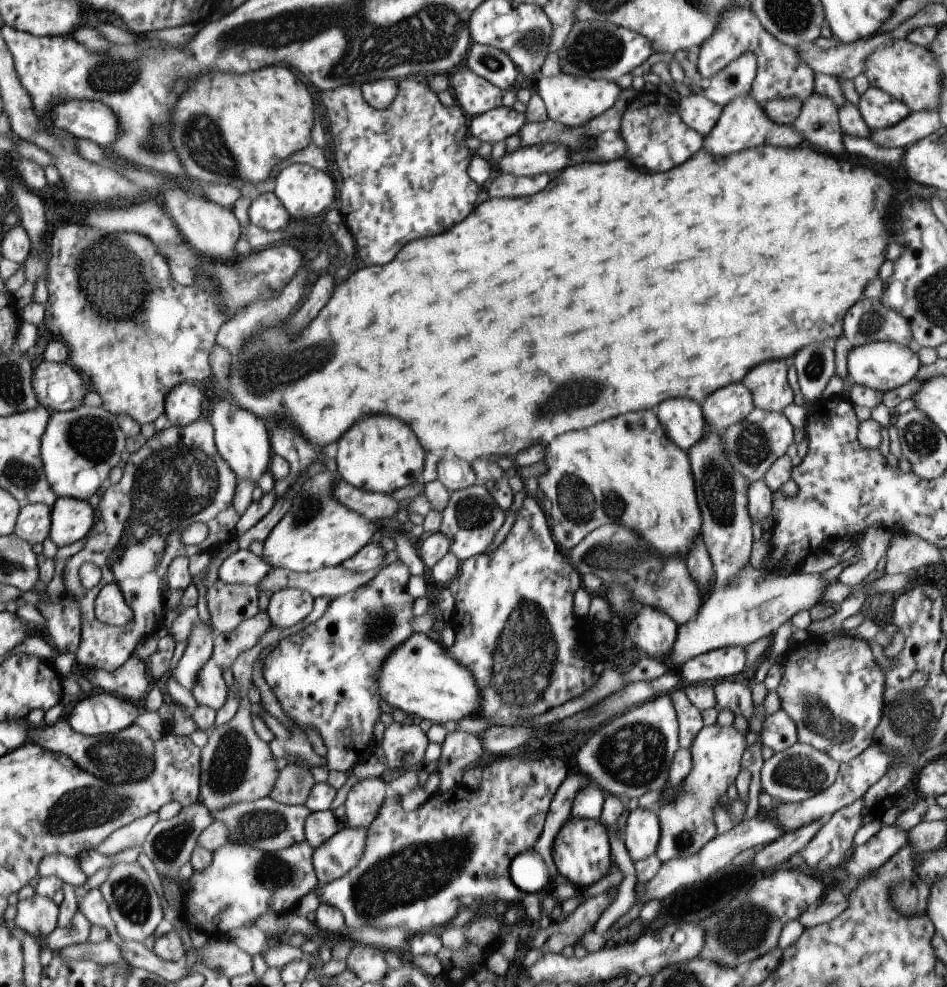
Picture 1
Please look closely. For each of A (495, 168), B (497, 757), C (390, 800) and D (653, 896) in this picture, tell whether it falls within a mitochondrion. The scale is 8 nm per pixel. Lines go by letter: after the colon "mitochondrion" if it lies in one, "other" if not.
A: other
B: other
C: other
D: other

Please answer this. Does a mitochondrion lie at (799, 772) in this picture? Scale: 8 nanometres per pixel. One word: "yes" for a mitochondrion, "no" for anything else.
yes

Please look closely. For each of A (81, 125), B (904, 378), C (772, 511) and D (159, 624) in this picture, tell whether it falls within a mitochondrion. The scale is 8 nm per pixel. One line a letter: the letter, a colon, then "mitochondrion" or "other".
A: other
B: other
C: other
D: other

